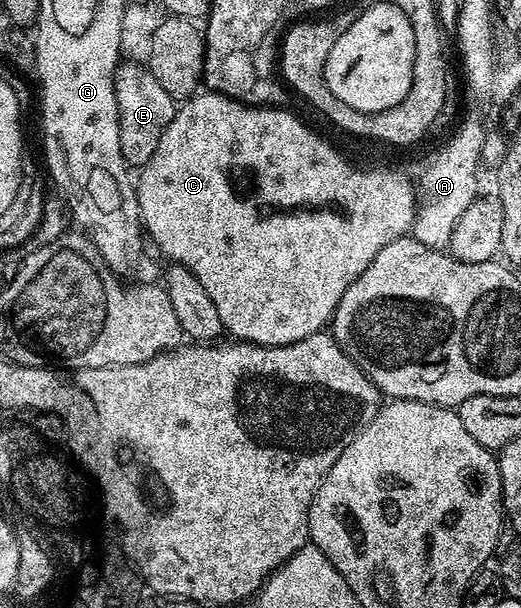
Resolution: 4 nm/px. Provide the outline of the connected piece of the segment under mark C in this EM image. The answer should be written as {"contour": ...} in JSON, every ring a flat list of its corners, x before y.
{"contour":[[202,94,191,95,175,110,168,129,164,129,164,137,160,137,160,145,156,145,156,153,152,153,152,157,148,157,146,164,137,172,136,190,145,234,154,238,155,245,170,261,187,267,196,281,204,285,208,297,216,301,216,313,220,313,223,328,229,334,231,331,235,340,265,347,283,347,315,335,333,320,340,297,344,297,348,285,352,285,352,281,356,281,356,277,360,277,360,273,368,269,372,257,376,257,376,253,384,249,384,245,403,238,413,228,415,184,386,167,370,167,367,171,362,167,353,167,336,148,329,147,312,128,305,127,287,109,261,105,245,107,245,102,229,99,227,95]]}

